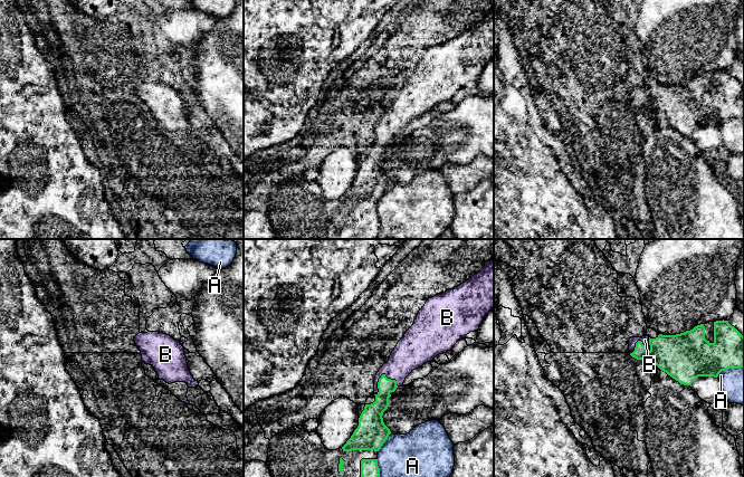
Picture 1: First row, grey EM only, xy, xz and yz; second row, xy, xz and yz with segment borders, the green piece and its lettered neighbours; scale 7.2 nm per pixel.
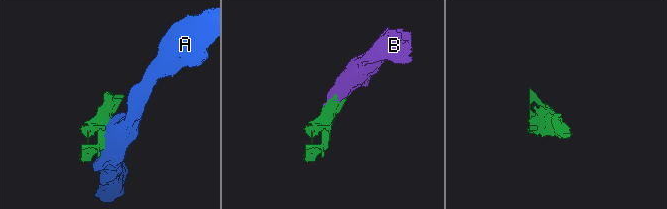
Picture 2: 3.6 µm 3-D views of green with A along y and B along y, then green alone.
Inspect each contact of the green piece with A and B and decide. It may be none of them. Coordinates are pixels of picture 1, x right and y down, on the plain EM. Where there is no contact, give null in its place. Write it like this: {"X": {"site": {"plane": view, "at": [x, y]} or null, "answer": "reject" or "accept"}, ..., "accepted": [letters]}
{"A": {"site": {"plane": "xz", "at": [383, 192]}, "answer": "reject"}, "B": {"site": {"plane": "xz", "at": [380, 127]}, "answer": "accept"}, "accepted": ["B"]}

